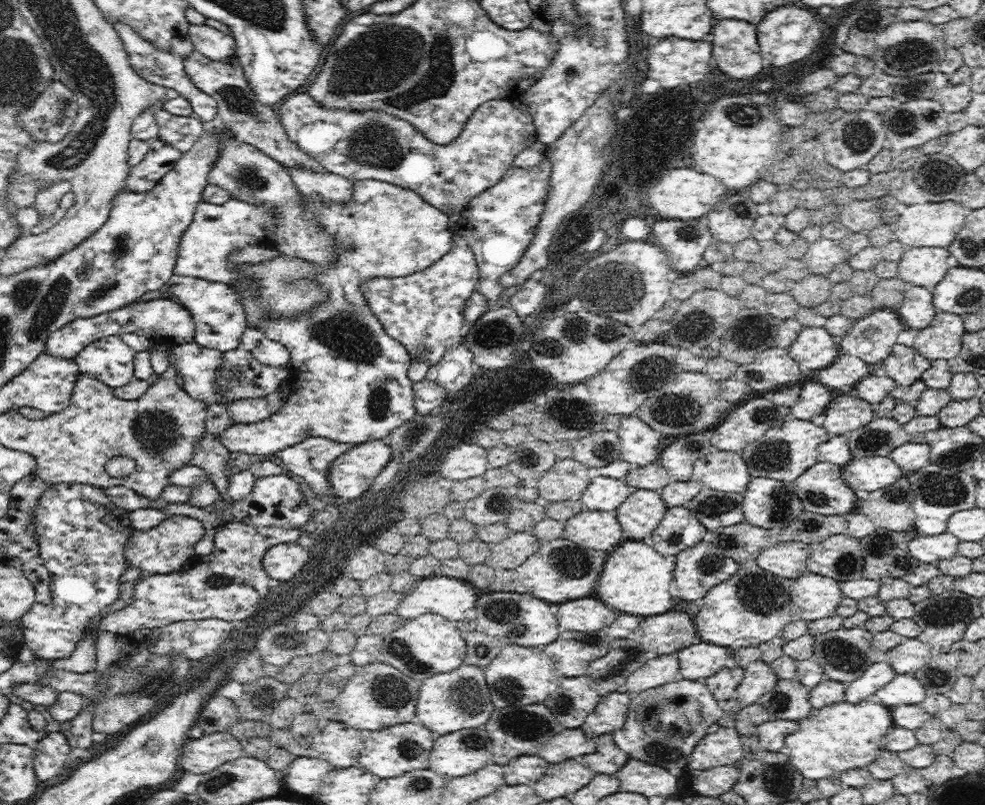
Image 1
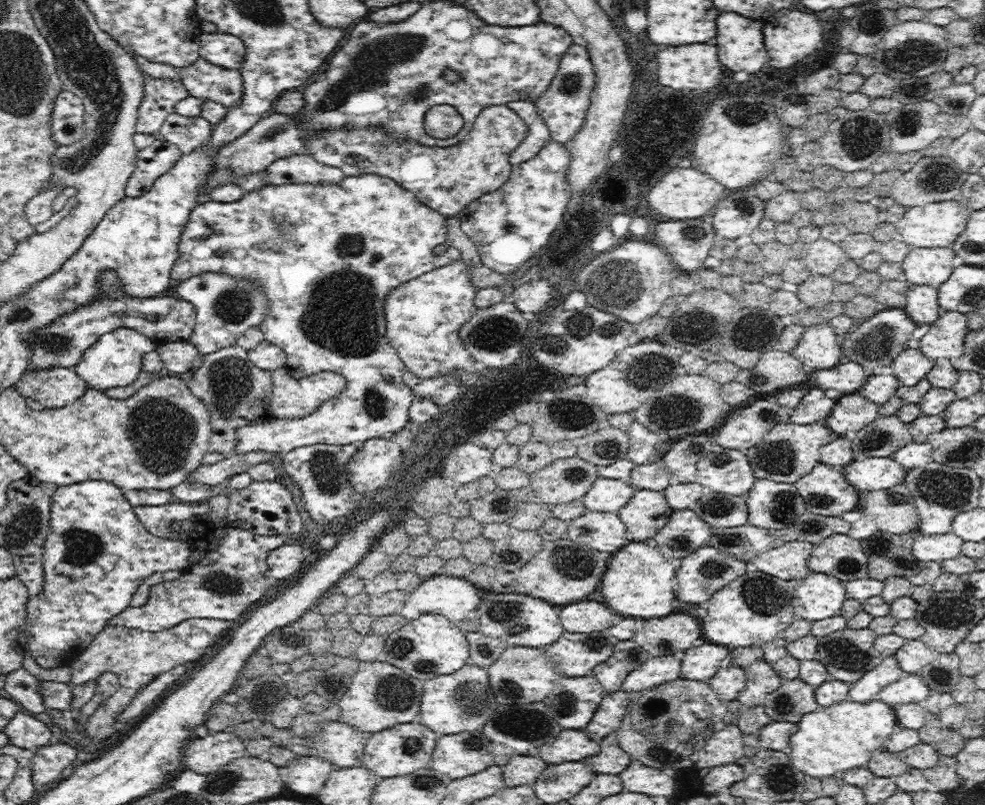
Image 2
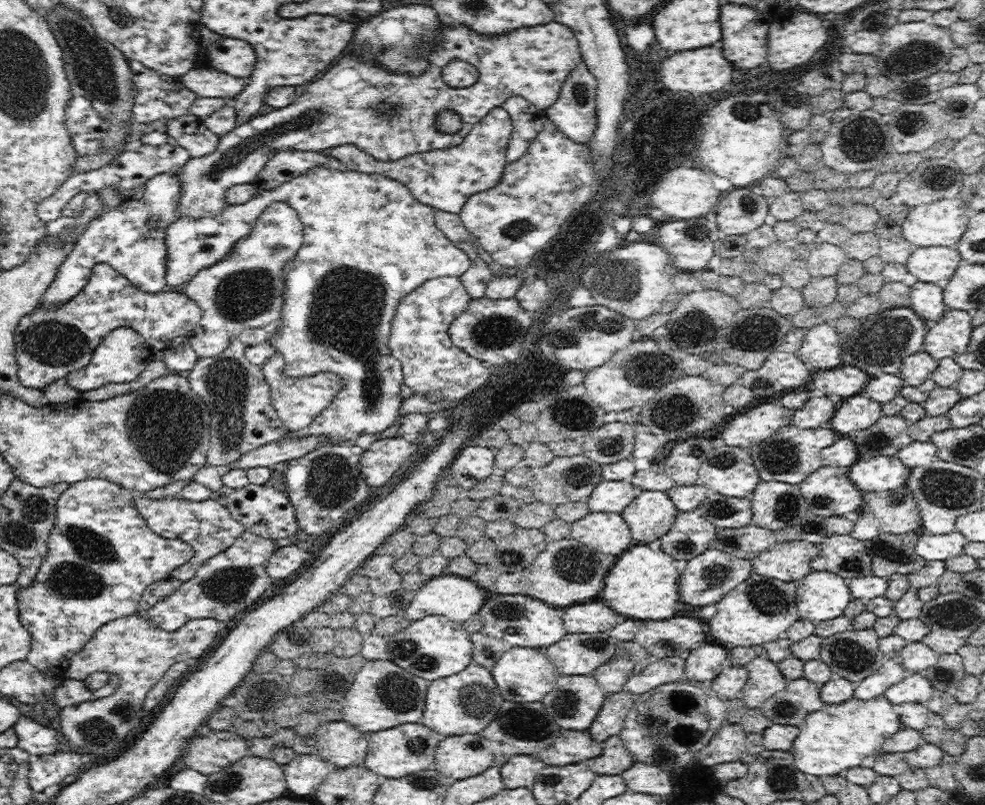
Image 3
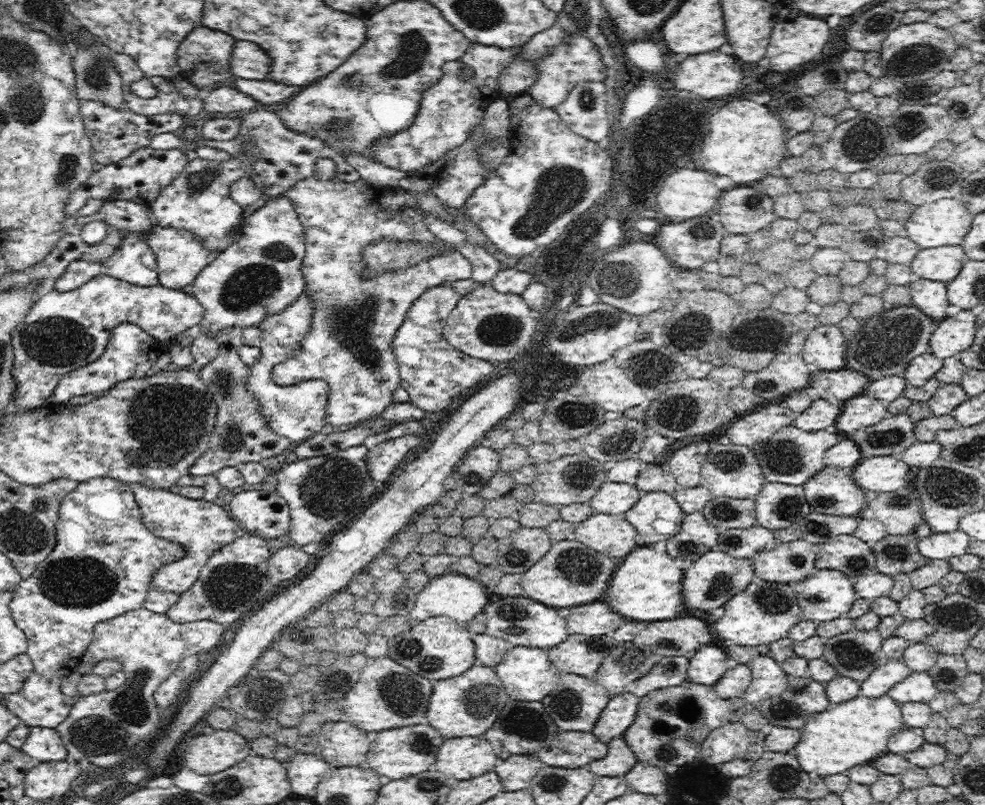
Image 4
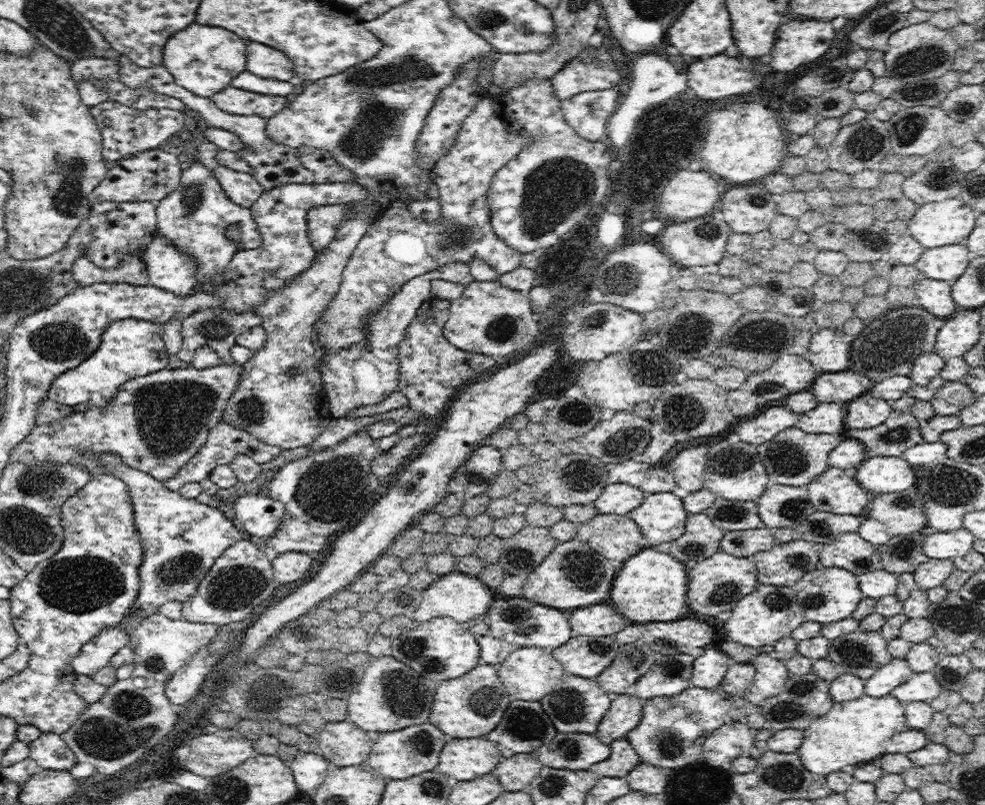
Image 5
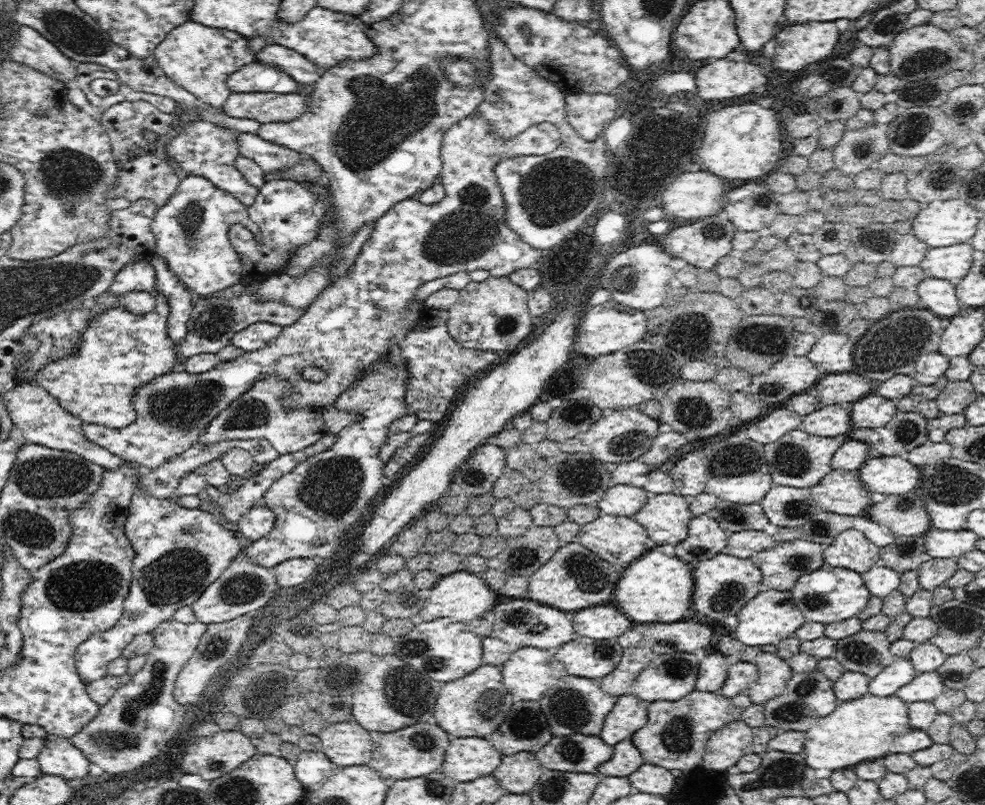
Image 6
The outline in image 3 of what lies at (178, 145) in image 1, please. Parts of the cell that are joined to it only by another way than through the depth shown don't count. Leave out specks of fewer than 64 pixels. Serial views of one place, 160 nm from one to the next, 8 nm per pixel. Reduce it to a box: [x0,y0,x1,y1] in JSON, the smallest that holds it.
[165,112,220,158]

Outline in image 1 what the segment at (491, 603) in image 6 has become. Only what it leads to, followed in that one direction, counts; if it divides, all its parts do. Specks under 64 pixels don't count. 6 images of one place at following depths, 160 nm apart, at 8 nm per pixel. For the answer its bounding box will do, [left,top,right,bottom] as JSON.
[395,575,478,626]

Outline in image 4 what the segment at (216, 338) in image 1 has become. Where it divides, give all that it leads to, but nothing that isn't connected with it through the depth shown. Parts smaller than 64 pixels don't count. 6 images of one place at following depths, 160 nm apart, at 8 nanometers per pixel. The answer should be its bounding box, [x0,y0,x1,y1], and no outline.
[190,195,306,371]

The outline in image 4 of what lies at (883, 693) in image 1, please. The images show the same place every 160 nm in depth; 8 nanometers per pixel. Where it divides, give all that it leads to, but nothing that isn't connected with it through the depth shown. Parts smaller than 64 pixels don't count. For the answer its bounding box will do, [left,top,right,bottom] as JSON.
[887,671,937,704]

